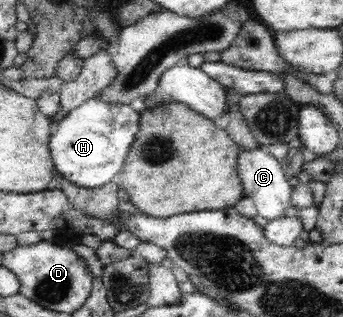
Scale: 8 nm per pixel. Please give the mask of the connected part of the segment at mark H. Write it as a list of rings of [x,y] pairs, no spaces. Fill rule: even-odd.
[[[100,95],[85,100],[79,107],[72,108],[72,111],[69,111],[52,130],[49,139],[49,150],[55,169],[68,181],[80,187],[100,187],[105,183],[112,182],[125,164],[132,143],[136,139],[140,120],[140,112],[132,109],[130,104],[108,102],[108,100],[100,98]]]

